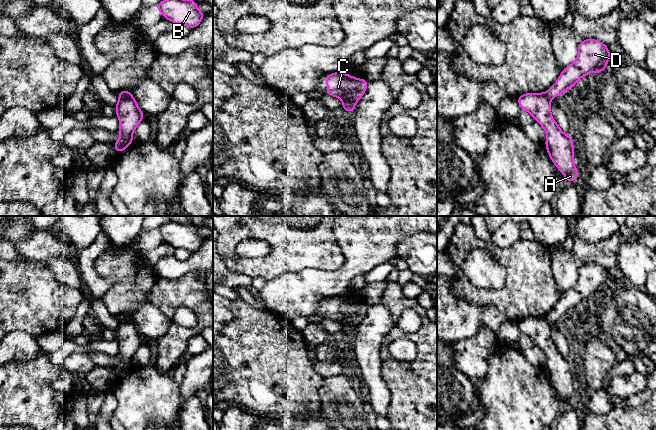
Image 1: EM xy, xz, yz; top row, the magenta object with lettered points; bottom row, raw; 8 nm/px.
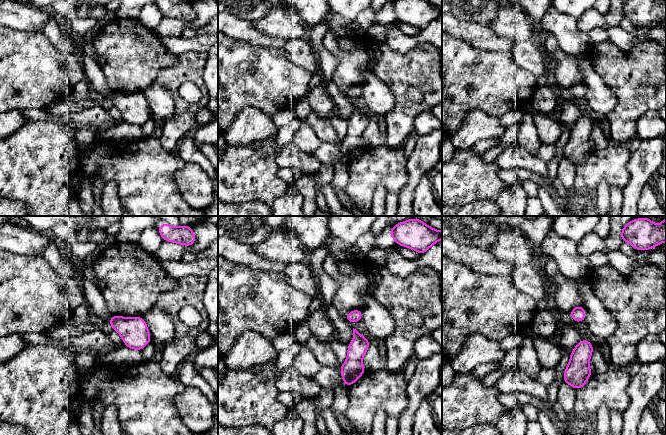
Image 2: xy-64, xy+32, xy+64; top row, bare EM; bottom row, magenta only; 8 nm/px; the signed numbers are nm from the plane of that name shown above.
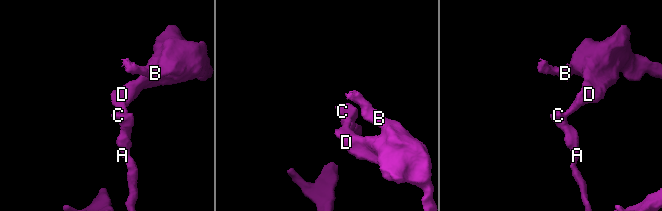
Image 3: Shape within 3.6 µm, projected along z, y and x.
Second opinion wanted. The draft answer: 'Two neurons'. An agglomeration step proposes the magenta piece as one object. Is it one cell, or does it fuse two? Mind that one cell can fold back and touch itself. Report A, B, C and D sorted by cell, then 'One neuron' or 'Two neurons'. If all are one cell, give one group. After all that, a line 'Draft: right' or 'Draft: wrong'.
Groups: A C / B D. Two neurons
Draft: right

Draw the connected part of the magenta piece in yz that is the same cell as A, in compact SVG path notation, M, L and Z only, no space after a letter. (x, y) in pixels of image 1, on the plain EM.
M526 317L517 322L518 327L522 334L528 335L546 355L545 370L552 386L556 389L564 400L567 406L577 404L578 395L573 387L574 373L573 362L567 360L557 349L556 345L551 340L551 326L546 317Z

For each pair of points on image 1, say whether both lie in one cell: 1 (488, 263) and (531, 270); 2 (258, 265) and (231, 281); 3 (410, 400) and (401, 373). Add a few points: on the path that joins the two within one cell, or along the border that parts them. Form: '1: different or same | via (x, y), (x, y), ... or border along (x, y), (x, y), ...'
1: different | border along (504, 266), (505, 282), (499, 288), (494, 288)
2: different | border along (223, 261), (230, 270), (243, 273), (251, 278)
3: same | via (410, 393), (410, 384), (406, 380)

